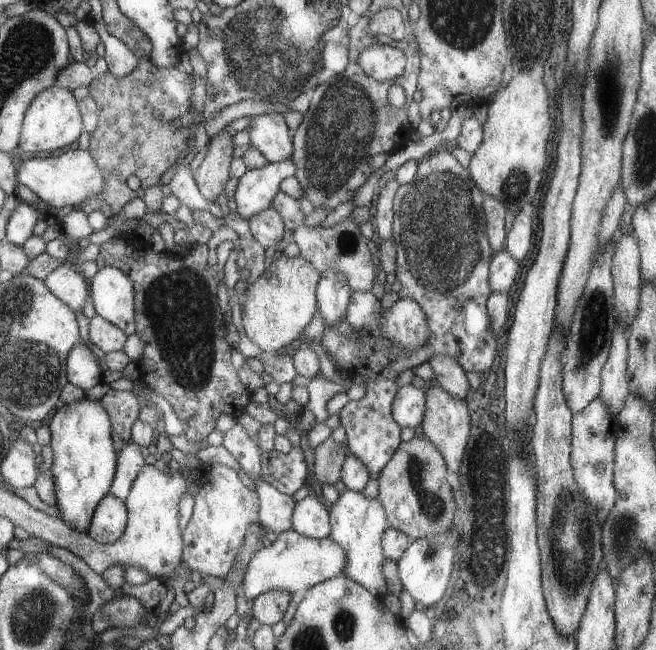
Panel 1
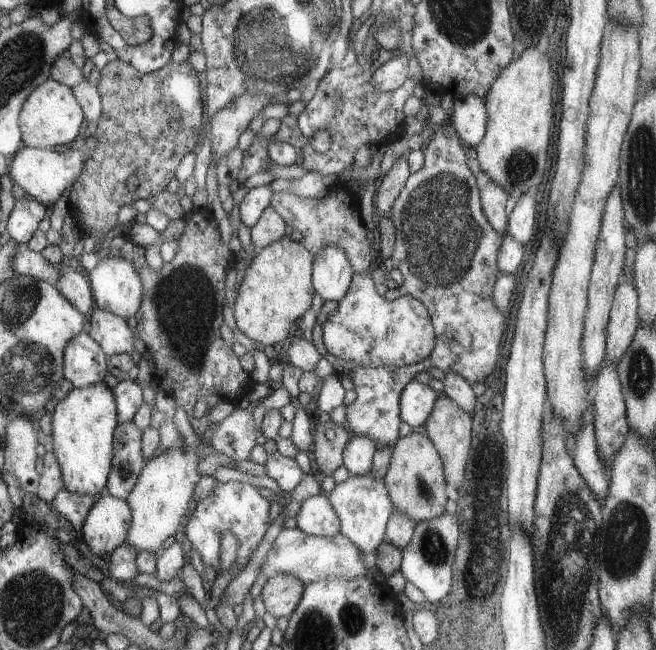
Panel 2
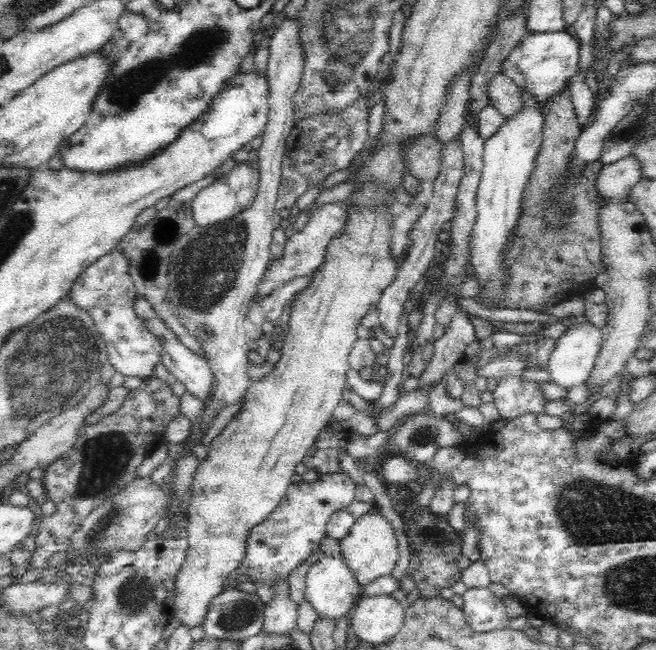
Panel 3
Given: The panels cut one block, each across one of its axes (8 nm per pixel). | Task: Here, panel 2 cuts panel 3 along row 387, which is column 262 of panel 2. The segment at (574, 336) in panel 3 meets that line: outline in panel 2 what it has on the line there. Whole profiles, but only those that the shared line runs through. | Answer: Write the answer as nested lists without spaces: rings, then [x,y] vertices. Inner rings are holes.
[[[298,528],[282,529],[267,551],[261,563],[259,574],[266,579],[277,575],[289,575],[308,585],[327,577],[341,577],[345,580],[368,576],[368,566],[360,549],[341,534],[332,537],[308,535]]]

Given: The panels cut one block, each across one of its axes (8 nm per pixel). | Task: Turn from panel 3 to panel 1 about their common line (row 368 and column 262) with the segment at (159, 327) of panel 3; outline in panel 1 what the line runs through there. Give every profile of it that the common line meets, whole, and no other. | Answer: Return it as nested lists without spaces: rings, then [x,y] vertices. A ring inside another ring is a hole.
[[[291,158],[260,168],[247,169],[239,179],[234,192],[238,204],[237,213],[248,220],[256,212],[270,209],[276,194],[280,191],[282,180],[295,175],[296,166]]]

